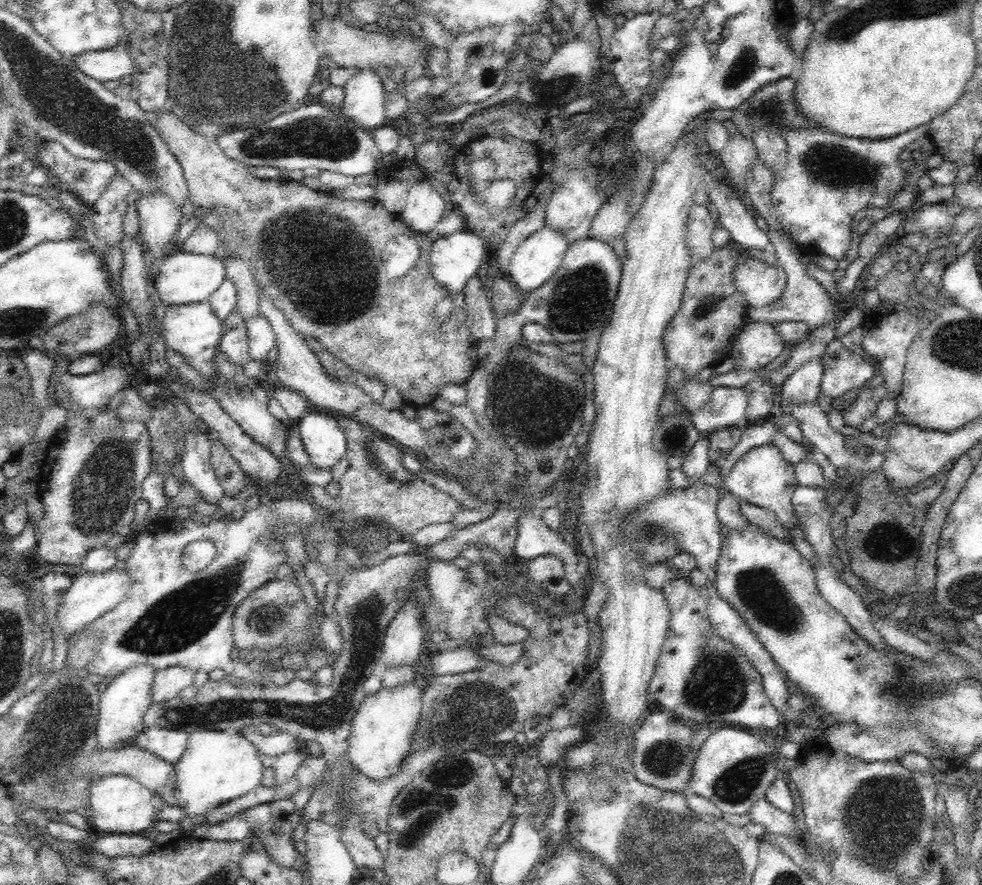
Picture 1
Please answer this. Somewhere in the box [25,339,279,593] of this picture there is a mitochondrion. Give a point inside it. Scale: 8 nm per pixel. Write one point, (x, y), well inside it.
(101, 491)

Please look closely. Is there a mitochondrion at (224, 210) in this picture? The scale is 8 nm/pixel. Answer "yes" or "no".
no

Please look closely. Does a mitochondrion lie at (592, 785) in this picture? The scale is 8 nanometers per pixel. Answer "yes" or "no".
no

